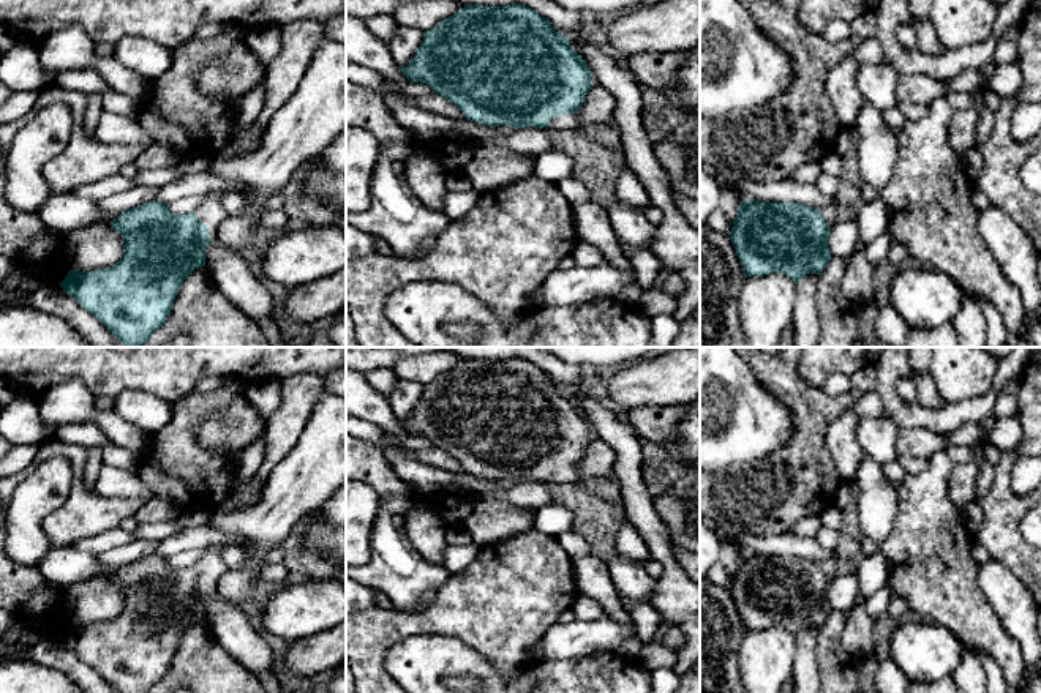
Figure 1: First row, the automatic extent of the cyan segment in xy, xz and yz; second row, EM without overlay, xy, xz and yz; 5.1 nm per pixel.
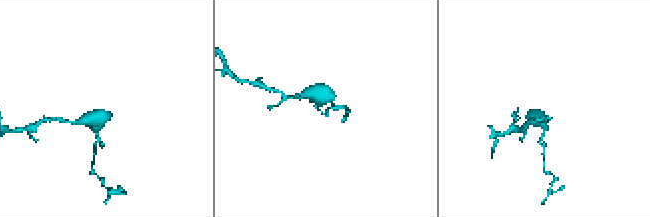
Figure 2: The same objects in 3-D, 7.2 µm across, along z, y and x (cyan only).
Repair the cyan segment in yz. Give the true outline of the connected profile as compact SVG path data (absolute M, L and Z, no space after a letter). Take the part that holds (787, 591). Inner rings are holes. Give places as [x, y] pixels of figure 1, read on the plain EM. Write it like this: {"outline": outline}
{"outline": "M742 554L728 587L746 631L774 625L798 636L831 614L828 592L837 576L837 554L818 564L798 556Z"}

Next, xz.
{"outline": "M520 357L458 363L423 385L414 412L398 423L449 453L466 474L515 483L581 480L578 464L592 439L569 393Z"}

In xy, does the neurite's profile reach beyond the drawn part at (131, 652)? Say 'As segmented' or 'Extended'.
Extended

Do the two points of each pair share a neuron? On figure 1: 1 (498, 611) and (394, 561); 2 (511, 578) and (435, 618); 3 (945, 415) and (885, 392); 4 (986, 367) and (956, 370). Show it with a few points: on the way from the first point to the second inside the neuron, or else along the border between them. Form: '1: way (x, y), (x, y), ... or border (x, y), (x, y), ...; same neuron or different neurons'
1: border (452, 575), (436, 594); different neurons
2: way (492, 597), (482, 606), (466, 606), (454, 613); same neuron
3: way (929, 415), (907, 415), (899, 408); same neuron
4: way (978, 368), (964, 370); same neuron

